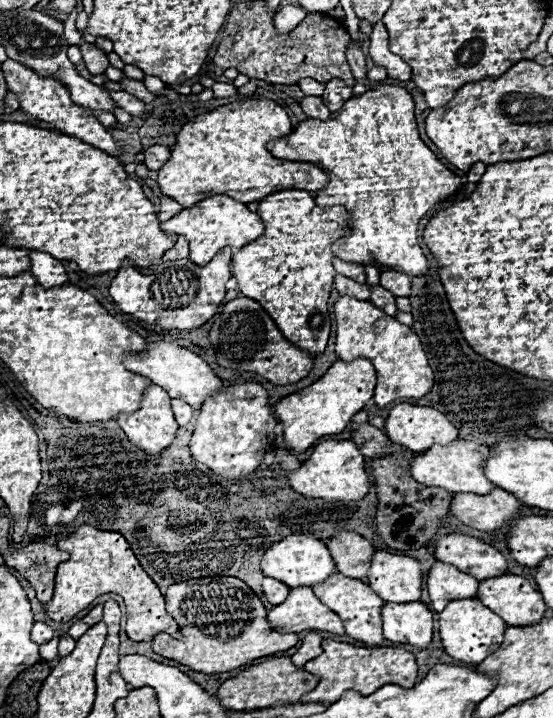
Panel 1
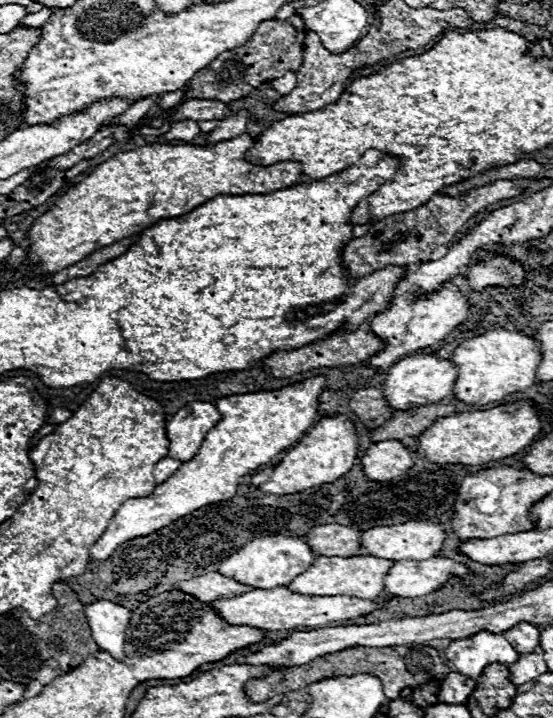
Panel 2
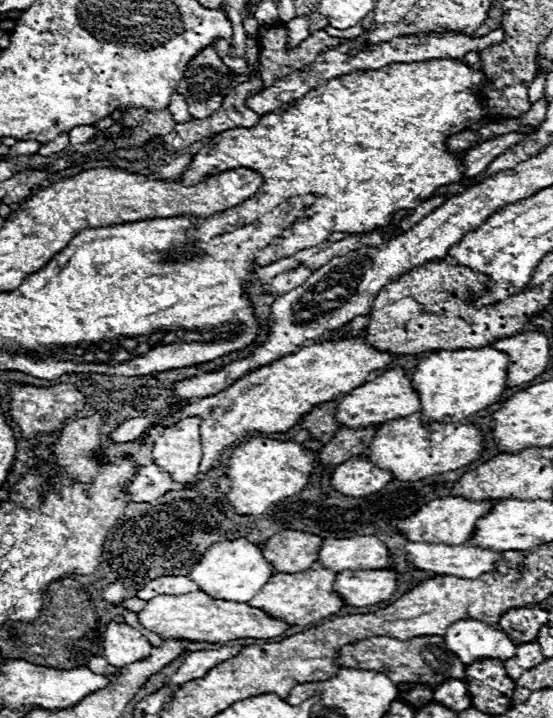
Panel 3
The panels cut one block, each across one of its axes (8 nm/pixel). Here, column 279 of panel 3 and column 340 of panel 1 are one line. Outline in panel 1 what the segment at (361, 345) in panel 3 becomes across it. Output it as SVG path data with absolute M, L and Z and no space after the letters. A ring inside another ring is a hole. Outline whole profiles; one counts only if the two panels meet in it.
M362 358L352 362L336 360L332 368L326 372L326 376L322 376L322 380L314 382L310 388L304 388L302 392L294 392L282 398L274 406L274 416L282 424L286 448L292 454L304 454L318 438L340 434L350 424L352 416L360 412L372 398L374 388L376 372L368 360Z

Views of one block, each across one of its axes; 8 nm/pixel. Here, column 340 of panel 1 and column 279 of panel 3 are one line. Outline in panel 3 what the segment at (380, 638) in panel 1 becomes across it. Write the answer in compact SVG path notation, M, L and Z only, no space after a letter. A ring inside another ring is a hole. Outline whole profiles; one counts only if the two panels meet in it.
M312 568L296 574L274 574L272 580L268 580L268 584L264 584L264 588L260 588L260 592L248 604L268 612L268 616L284 620L286 624L312 624L336 614L342 608L342 600L332 590L334 578L336 572L328 572L324 568Z

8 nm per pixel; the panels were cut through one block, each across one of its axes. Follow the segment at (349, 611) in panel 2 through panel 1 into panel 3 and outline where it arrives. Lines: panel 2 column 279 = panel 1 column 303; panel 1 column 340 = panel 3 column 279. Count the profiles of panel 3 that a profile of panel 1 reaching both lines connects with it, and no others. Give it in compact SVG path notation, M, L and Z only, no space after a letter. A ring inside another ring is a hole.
M190 592L190 594L162 594L146 602L144 610L136 614L138 622L158 634L164 640L188 640L188 642L228 642L228 640L238 640L238 638L274 638L280 636L284 630L288 630L288 624L282 624L280 620L274 620L266 616L258 608L250 608L248 604L238 604L238 602L226 602L226 600L216 600L210 598L204 592Z

